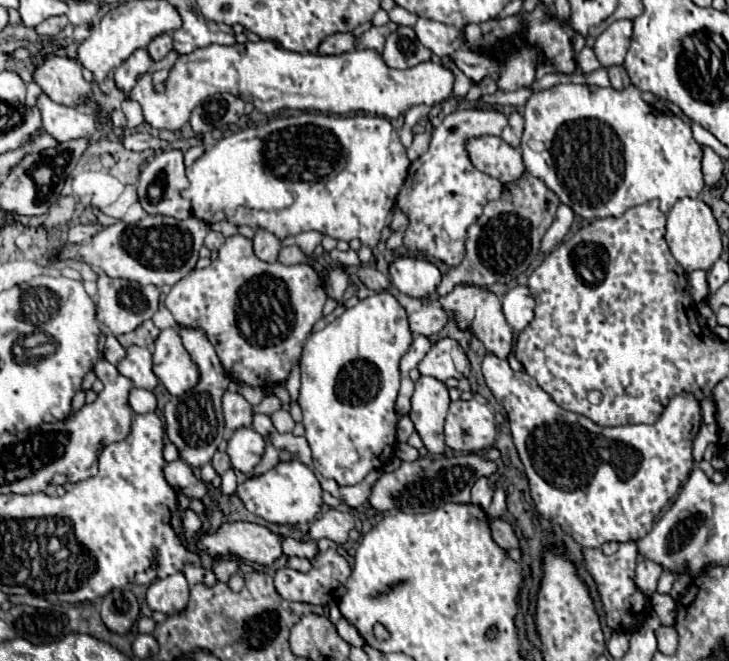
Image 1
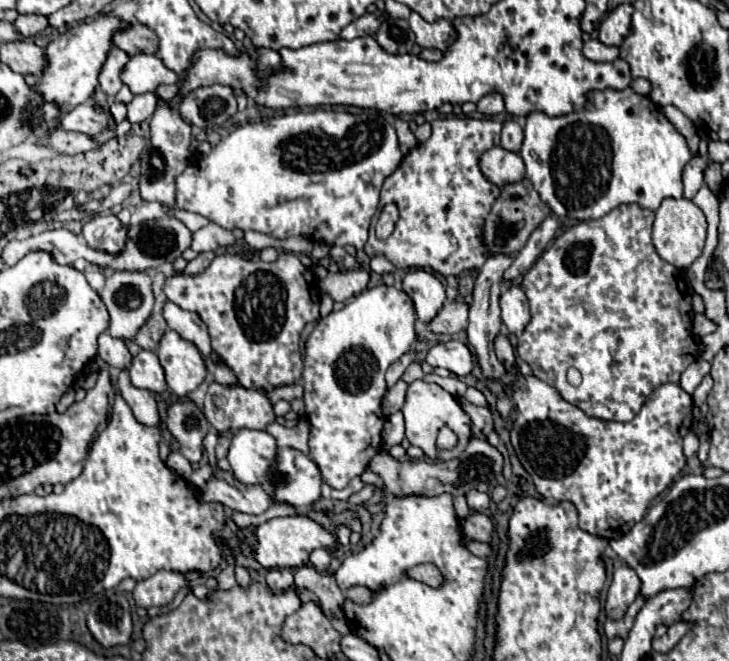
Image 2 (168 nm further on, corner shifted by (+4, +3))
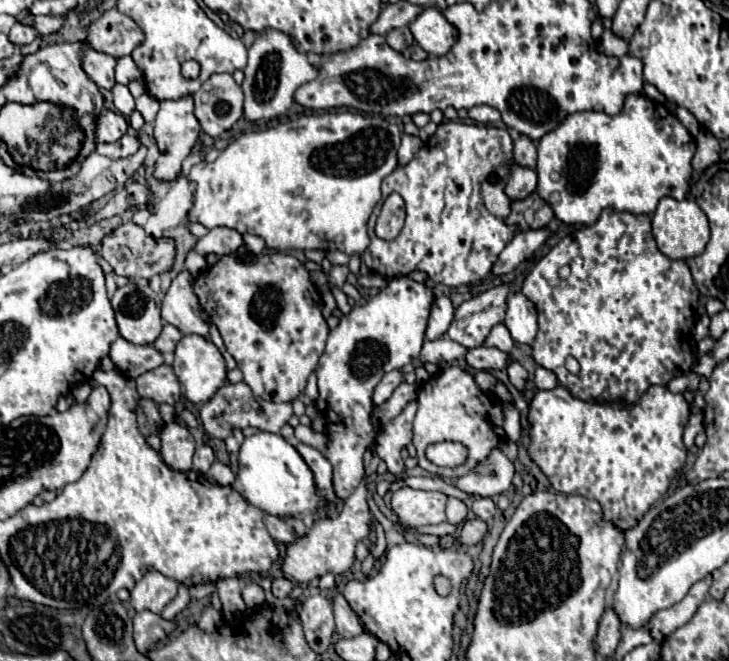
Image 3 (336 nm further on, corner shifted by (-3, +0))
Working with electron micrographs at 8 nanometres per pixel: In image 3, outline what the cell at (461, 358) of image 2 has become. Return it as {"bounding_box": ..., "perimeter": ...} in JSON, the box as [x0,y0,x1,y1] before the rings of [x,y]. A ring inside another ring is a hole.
{"bounding_box":[466,346,510,370],"perimeter":[[[480,346],[466,352],[466,362],[474,370],[500,370],[508,366],[508,360],[510,356],[506,352],[488,346]]]}

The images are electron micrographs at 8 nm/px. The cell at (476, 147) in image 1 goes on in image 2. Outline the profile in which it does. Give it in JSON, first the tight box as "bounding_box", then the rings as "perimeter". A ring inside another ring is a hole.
{"bounding_box":[479,145,525,187],"perimeter":[[[499,145],[487,149],[481,155],[479,167],[481,167],[483,175],[499,187],[513,183],[513,181],[521,181],[521,177],[525,177],[525,165],[521,161],[521,155],[507,151]]]}

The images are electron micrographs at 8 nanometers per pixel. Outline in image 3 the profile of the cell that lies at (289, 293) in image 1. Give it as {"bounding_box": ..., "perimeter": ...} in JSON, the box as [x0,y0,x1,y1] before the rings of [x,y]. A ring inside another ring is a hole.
{"bounding_box":[194,252,328,402],"perimeter":[[[282,252],[264,254],[252,264],[240,264],[232,256],[222,256],[194,280],[194,290],[202,308],[218,326],[224,346],[236,360],[254,398],[272,402],[296,400],[304,392],[308,376],[316,370],[328,336],[328,324],[320,310],[320,294],[310,282],[308,270],[294,256]]]}

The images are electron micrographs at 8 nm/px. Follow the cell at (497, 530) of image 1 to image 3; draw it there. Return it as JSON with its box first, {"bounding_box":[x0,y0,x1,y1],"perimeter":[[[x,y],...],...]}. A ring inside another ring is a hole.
{"bounding_box":[460,518,486,544],"perimeter":[[[480,518],[474,520],[466,520],[460,526],[460,542],[462,544],[480,544],[482,538],[486,536],[486,522],[482,522]]]}

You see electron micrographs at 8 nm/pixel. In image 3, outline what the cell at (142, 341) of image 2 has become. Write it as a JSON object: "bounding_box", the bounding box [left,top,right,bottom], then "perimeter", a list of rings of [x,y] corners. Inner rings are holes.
{"bounding_box":[154,324,182,354],"perimeter":[[[164,324],[162,328],[162,334],[158,336],[158,340],[154,342],[154,348],[160,350],[162,354],[168,354],[168,352],[174,352],[176,344],[180,342],[182,338],[182,332],[176,328],[176,326],[170,326],[170,324]]]}

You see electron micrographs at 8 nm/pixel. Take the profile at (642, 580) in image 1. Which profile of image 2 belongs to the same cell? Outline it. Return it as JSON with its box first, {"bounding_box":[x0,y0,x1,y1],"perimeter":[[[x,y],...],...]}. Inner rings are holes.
{"bounding_box":[607,565,641,619],"perimeter":[[[621,565],[613,573],[613,581],[607,593],[607,615],[611,619],[621,619],[627,607],[635,601],[641,591],[641,579],[629,565]]]}

